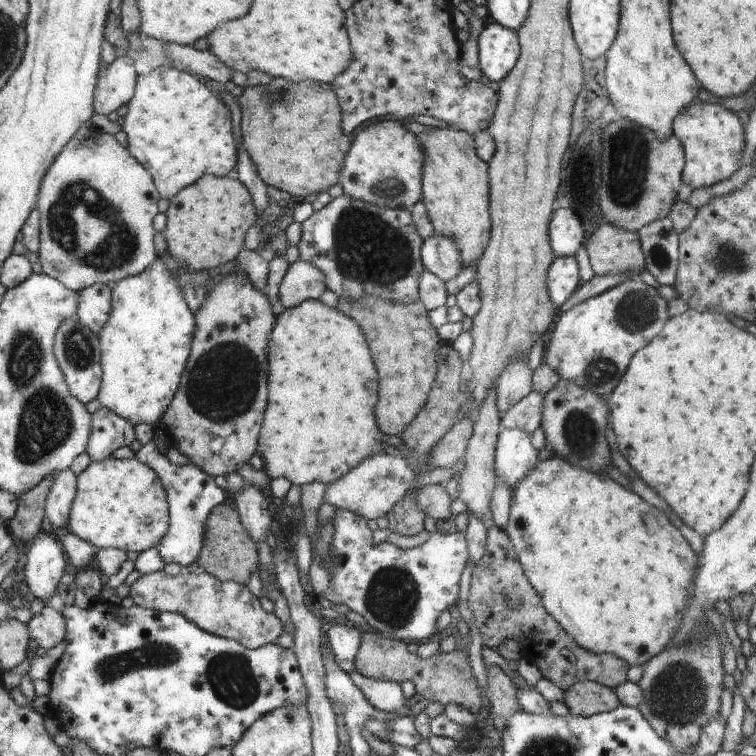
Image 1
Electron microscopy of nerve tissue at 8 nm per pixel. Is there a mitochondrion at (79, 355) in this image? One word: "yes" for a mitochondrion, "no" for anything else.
yes

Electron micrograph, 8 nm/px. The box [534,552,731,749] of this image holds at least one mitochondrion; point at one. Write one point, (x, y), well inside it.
(679, 696)

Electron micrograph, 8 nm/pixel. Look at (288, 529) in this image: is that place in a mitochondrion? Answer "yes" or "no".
no

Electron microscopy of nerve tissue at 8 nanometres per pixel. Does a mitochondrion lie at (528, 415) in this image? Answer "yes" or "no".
no

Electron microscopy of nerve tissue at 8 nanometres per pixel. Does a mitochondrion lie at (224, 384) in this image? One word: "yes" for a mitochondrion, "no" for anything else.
yes

